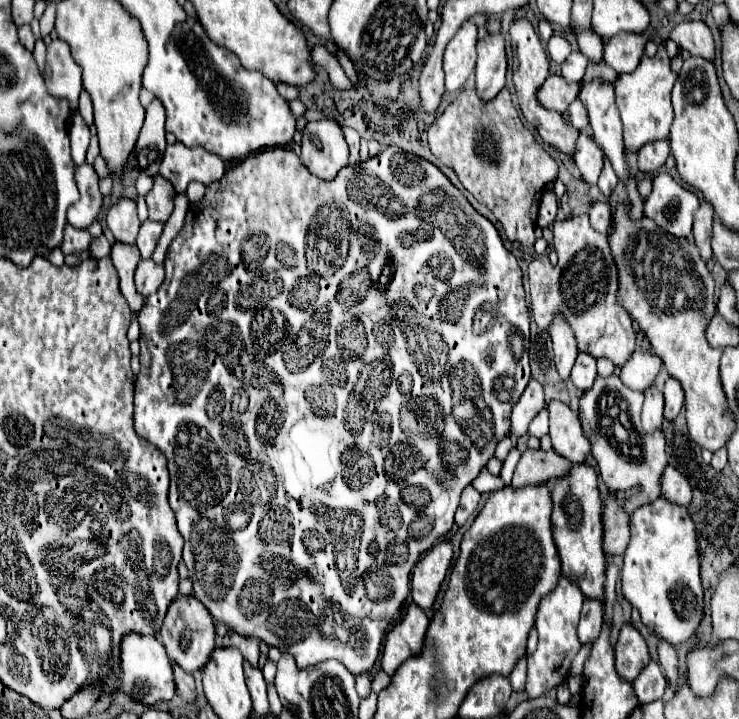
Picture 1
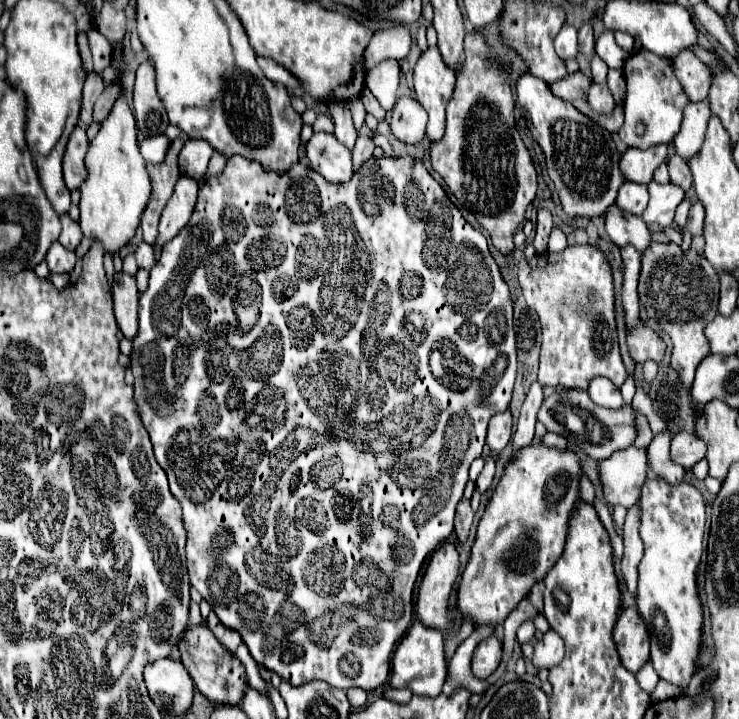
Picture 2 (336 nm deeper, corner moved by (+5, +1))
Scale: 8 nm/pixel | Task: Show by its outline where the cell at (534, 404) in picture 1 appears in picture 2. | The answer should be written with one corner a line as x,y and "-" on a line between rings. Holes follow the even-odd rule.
510,411
496,413
490,419
488,437
486,437
486,445
492,451
492,455
498,455
508,445
510,435
512,435
512,415
510,415

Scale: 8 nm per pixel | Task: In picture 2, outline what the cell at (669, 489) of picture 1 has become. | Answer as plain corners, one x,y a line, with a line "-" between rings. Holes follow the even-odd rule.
682,431
672,437
670,455
672,455
672,461
680,463
684,469
690,469
706,455
706,445
702,443
702,439
698,439
698,433

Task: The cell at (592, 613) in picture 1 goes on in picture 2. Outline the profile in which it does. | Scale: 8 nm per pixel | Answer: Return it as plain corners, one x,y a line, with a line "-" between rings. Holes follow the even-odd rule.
546,631
540,641
534,645
532,663
536,669
550,669
560,663
564,657
564,641
556,631

